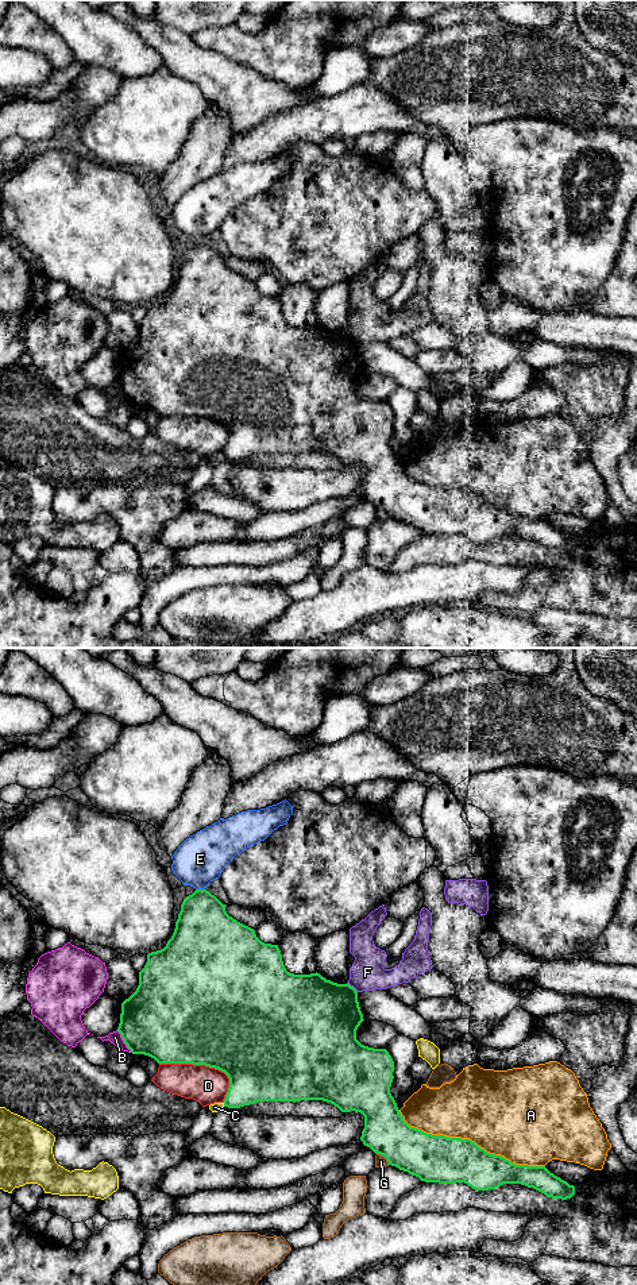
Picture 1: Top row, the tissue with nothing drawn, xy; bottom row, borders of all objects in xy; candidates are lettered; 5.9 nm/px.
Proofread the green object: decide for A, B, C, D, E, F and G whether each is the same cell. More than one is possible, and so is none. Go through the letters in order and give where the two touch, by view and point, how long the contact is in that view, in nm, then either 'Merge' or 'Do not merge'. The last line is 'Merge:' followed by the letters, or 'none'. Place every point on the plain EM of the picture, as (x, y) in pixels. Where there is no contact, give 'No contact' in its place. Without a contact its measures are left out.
A: Touches green at xy (470, 491). Shared border 950 nm. Do not merge
B: Touches green at xy (123, 392). Shared border 160 nm. Do not merge
C: Touches green at xy (224, 456). Shared border 30 nm. Do not merge
D: Touches green at xy (205, 417). Shared border 460 nm. Do not merge
E: Touches green at xy (200, 242). Shared border 60 nm. Do not merge
F: Touches green at xy (352, 339). Shared border 90 nm. Do not merge
G: Touches green at xy (383, 508). Shared border 100 nm. Do not merge
Merge: none

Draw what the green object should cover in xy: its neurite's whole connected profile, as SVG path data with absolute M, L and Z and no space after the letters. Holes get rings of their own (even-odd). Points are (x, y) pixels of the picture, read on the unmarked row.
M196 242L186 248L181 256L181 263L175 274L175 281L166 298L161 302L147 306L147 315L139 324L139 337L136 343L121 355L120 375L117 383L132 406L144 406L154 410L158 416L193 416L205 417L224 424L229 431L229 440L224 451L224 459L240 460L258 454L301 454L323 452L333 456L341 464L360 464L364 468L364 481L360 493L375 506L383 508L389 517L408 524L425 535L456 536L464 535L475 543L489 543L499 540L503 536L521 536L533 540L547 549L567 552L575 547L575 539L551 525L545 518L516 517L501 508L490 506L480 501L471 491L447 490L444 487L426 486L418 481L410 479L401 467L394 449L390 445L393 435L394 413L386 401L374 401L362 397L356 391L356 382L363 374L363 366L358 354L358 344L347 336L337 336L327 332L320 325L294 327L286 323L278 297L262 294L255 282L229 269L223 256L215 247L206 242Z

